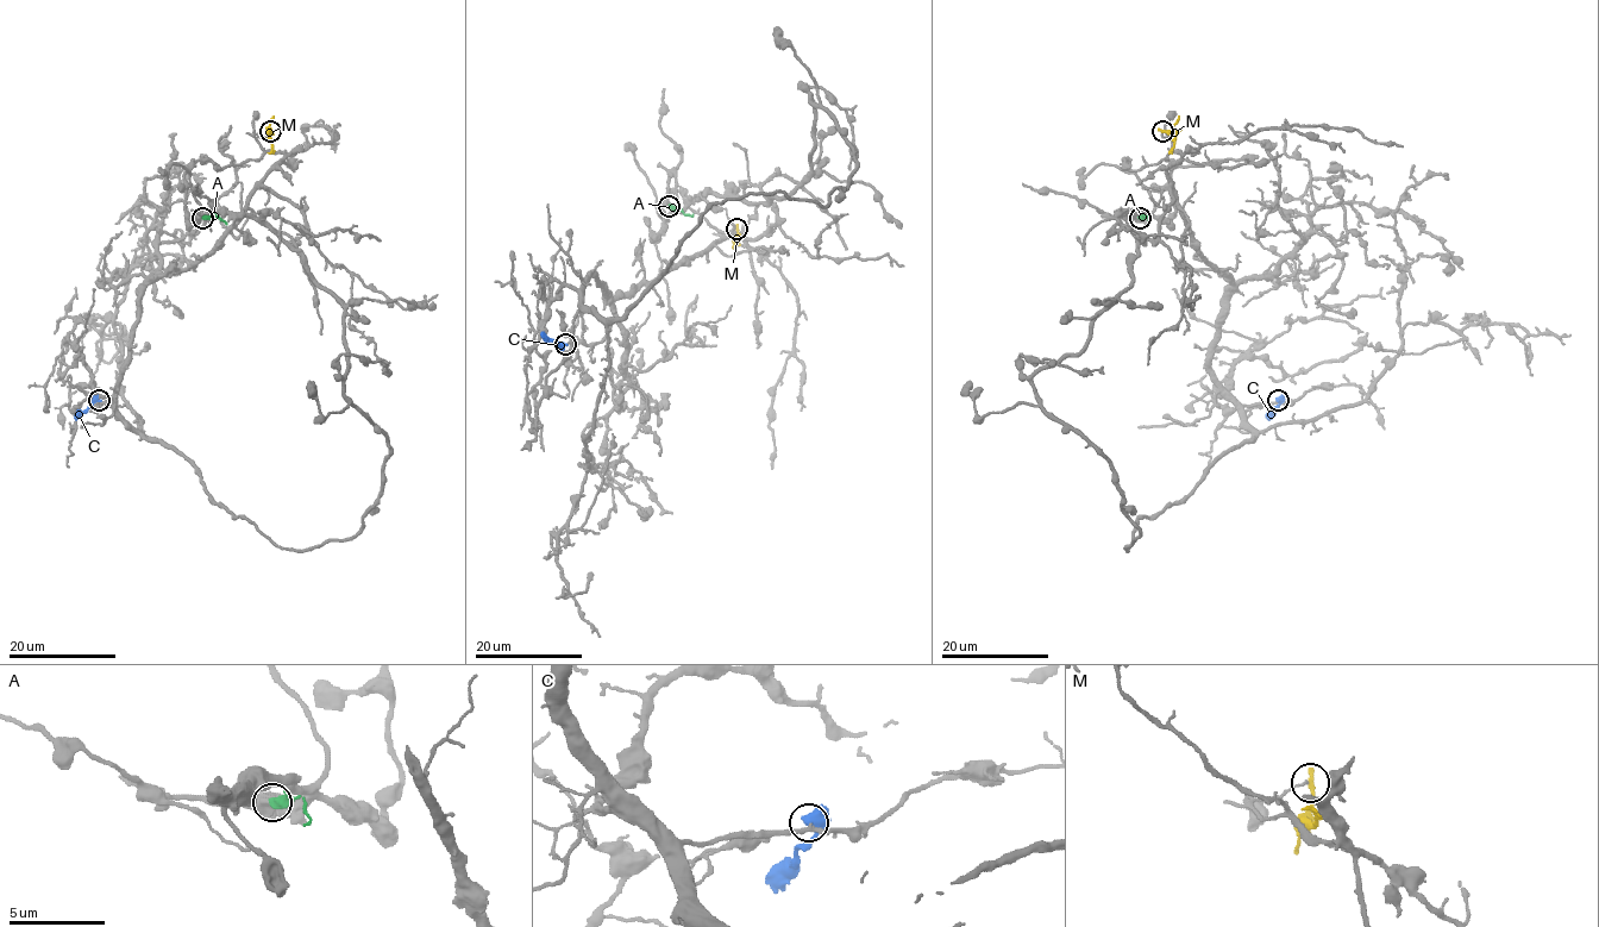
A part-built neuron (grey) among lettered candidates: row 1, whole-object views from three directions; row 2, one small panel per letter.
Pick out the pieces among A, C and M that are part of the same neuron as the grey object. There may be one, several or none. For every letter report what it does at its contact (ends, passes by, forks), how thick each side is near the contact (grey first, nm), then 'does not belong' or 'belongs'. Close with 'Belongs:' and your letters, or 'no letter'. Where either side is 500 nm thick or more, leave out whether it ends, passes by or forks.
A: 650/500 nm | does not belong
C: it ends | 110/420 nm | does not belong
M: it passes by | 90/180 nm | does not belong
Belongs: no letter

